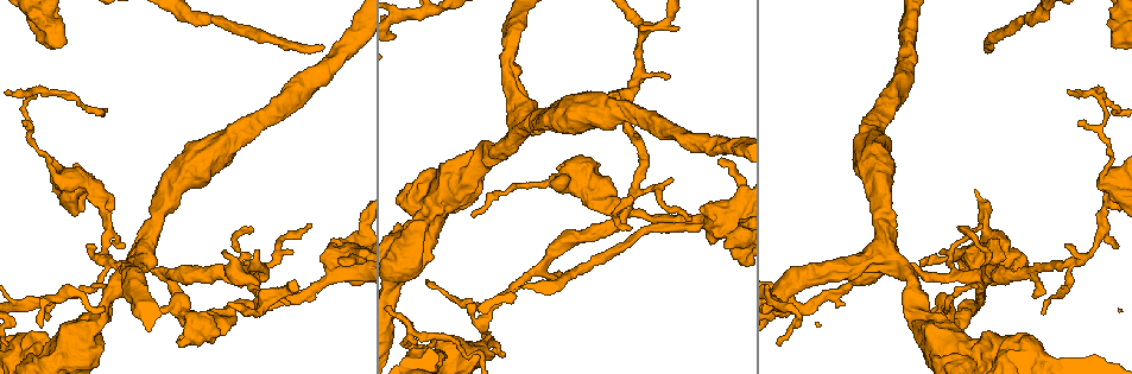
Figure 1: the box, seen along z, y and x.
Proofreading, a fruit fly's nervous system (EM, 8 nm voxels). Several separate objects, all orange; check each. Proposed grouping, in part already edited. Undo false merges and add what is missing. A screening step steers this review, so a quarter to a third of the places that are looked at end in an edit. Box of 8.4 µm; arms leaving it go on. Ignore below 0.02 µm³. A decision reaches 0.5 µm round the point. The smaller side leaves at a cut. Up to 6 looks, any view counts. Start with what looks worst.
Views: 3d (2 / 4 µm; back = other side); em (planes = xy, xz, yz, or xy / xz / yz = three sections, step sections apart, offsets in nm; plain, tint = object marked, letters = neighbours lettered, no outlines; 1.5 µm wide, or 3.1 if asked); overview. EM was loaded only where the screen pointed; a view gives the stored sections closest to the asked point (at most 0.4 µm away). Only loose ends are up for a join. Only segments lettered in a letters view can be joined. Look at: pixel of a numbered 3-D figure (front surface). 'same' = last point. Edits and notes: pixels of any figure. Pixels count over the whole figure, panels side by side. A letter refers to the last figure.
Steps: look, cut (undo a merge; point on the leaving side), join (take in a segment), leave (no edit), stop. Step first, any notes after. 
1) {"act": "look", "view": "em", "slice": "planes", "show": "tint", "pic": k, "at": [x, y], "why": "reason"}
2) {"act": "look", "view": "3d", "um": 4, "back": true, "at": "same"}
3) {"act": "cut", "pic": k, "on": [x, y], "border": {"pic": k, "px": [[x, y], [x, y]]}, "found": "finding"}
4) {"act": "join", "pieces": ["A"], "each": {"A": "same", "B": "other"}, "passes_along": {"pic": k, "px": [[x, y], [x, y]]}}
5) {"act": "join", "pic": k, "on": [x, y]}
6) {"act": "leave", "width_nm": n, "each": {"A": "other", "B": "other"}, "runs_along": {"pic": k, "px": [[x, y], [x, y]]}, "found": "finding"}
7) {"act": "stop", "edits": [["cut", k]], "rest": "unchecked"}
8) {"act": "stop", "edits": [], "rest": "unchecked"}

{"act": "look", "view": "em", "slice": "xz", "step": 4, "show": "tint", "pic": 1, "at": [324, 48], "why": "free end"}

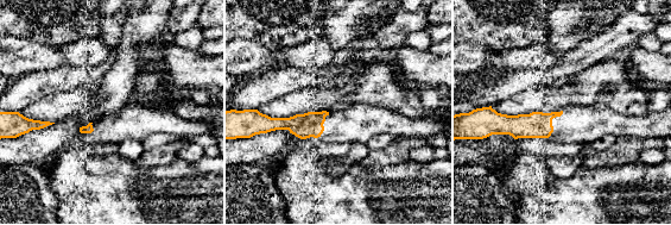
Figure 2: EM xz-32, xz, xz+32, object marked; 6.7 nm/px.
{"act": "look", "view": "em", "slice": "planes", "show": "letters", "at": "same"}

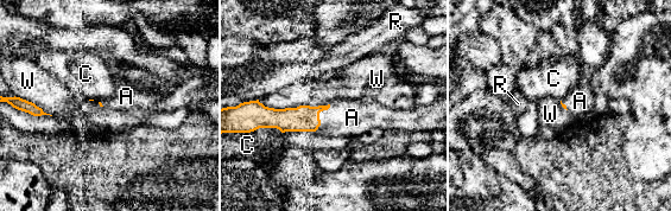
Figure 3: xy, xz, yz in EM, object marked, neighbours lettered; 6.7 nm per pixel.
{"act": "join", "pieces": ["A"], "longest_contact_nm": ["W", 480], "each": {"A": "same", "C": "other", "R": "other", "W": "other"}, "found": "the neuron continues"}

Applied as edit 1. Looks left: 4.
{"act": "look", "view": "3d", "um": 4, "pic": 1, "at": [439, 343], "why": "small branch off a trunk"}

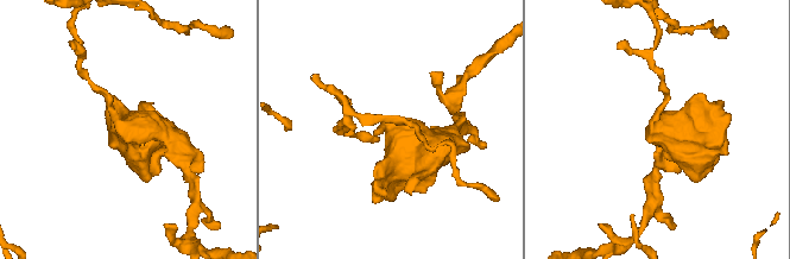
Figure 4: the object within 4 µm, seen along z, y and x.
{"act": "look", "view": "em", "slice": "yz", "step": 4, "show": "letters", "pic": 4, "at": [659, 126], "arms": 4}

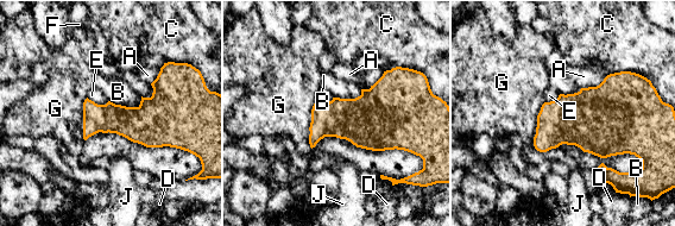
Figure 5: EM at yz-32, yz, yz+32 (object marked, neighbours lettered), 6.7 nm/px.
{"act": "leave", "longest_contact_nm": ["G", 320], "each": {"A": "other", "B": "other", "C": "other", "D": "other", "E": "other", "F": "other", "G": "other", "J": "other"}, "found": "all the same neuron"}

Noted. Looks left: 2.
{"act": "stop", "edits": [["join", 3]], "rest": "unchecked"}

